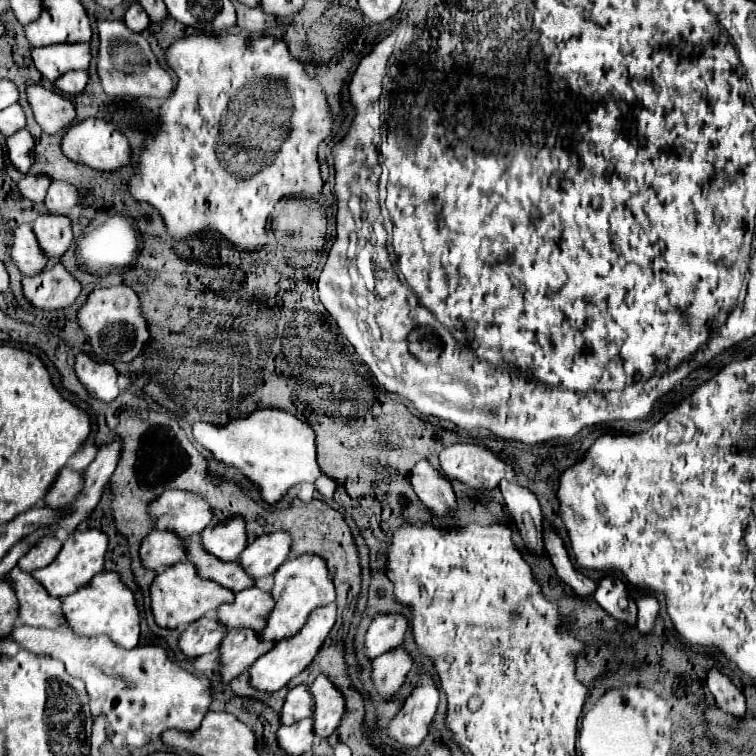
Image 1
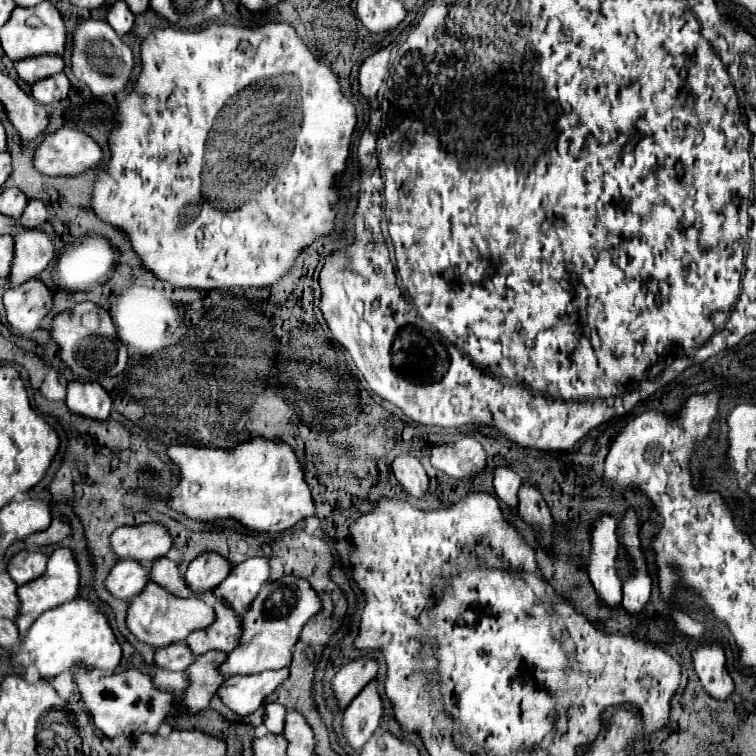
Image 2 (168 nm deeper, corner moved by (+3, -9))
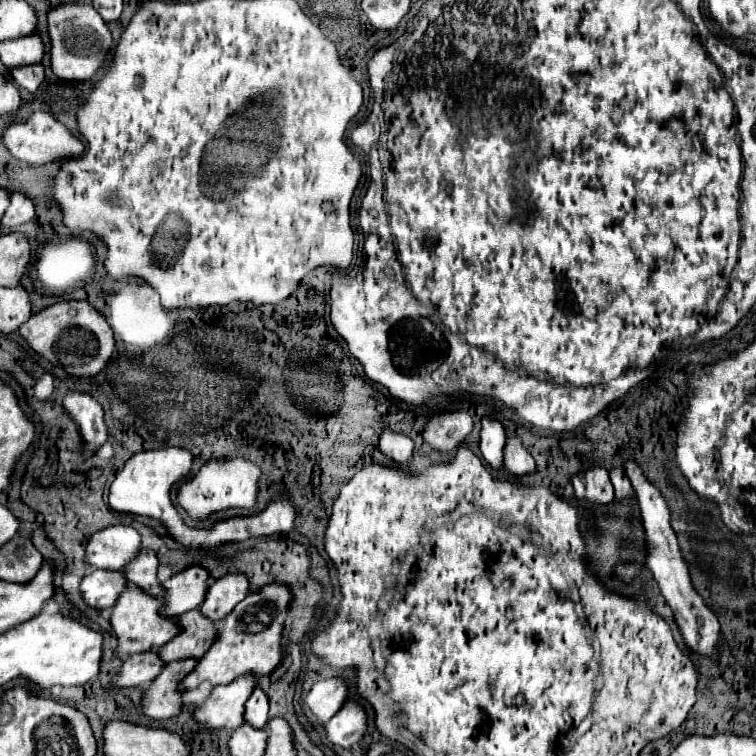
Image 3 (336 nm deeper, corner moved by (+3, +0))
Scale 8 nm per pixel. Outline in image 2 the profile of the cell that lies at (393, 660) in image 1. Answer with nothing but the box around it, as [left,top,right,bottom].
[343,681,383,751]

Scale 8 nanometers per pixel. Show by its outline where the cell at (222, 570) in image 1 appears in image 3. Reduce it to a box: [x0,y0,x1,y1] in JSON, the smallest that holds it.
[123,548,163,598]

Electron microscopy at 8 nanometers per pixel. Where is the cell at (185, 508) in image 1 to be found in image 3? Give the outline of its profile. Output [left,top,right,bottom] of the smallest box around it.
[85,526,141,568]

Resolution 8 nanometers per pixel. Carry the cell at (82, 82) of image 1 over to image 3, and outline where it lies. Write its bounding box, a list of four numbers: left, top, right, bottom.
[9,64,45,92]

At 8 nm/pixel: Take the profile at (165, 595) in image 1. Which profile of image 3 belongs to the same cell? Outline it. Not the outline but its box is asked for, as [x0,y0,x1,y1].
[109,586,179,658]

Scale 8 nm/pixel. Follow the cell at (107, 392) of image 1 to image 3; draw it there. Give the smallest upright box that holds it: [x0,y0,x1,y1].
[63,392,107,458]

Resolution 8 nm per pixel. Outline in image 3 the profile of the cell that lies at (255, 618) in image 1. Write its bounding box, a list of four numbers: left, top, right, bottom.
[159,608,215,662]

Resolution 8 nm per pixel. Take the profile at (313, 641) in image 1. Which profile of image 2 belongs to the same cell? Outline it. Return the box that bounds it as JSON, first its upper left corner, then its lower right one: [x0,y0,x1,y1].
[217,669,289,717]

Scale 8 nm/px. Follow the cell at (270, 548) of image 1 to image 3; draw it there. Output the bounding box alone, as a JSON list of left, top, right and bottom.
[201,574,249,622]

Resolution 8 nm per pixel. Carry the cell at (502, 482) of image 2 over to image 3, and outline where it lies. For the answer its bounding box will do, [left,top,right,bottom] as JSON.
[481,418,505,470]

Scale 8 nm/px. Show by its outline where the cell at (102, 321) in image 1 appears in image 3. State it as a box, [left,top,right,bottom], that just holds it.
[21,300,115,376]

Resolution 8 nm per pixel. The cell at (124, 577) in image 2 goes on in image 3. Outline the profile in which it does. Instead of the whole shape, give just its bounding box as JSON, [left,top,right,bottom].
[81,570,127,610]

